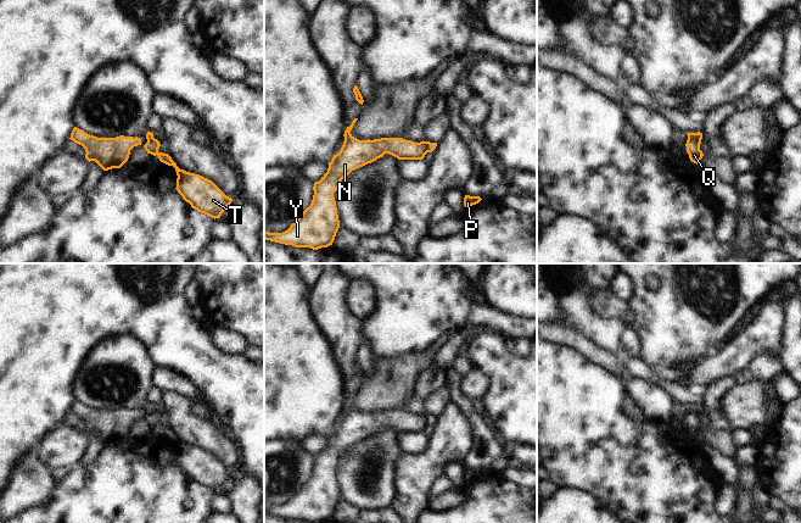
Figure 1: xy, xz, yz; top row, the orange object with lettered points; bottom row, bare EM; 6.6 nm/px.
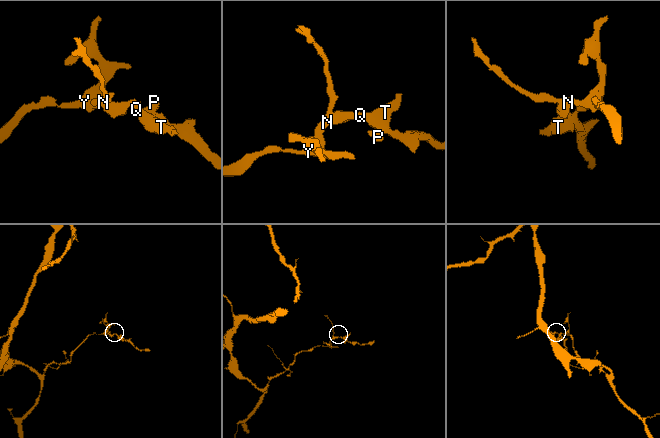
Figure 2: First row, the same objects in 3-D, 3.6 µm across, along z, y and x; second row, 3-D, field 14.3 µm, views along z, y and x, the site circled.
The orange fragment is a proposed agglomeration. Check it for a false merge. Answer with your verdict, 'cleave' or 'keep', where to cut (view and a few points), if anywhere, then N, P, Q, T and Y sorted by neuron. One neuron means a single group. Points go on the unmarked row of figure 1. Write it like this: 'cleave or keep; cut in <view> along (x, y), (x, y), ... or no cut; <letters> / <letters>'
cleave; cut in yz along (688, 410), (693, 411), (699, 418); N Y / P Q T

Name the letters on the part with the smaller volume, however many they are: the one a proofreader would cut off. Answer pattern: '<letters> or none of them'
P, Q, T

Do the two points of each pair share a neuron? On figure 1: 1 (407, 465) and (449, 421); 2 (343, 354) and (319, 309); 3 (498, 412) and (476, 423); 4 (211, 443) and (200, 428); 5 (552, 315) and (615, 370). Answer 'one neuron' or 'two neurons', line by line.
1: one neuron
2: one neuron
3: two neurons
4: one neuron
5: two neurons

